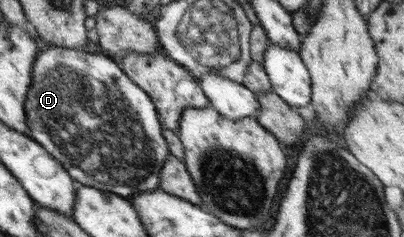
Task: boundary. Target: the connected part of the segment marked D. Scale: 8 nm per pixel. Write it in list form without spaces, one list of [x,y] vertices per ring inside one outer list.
[[[44,46],[32,68],[32,81],[25,99],[30,137],[64,165],[75,182],[129,198],[135,193],[160,188],[161,170],[170,156],[161,118],[153,98],[101,52]]]

